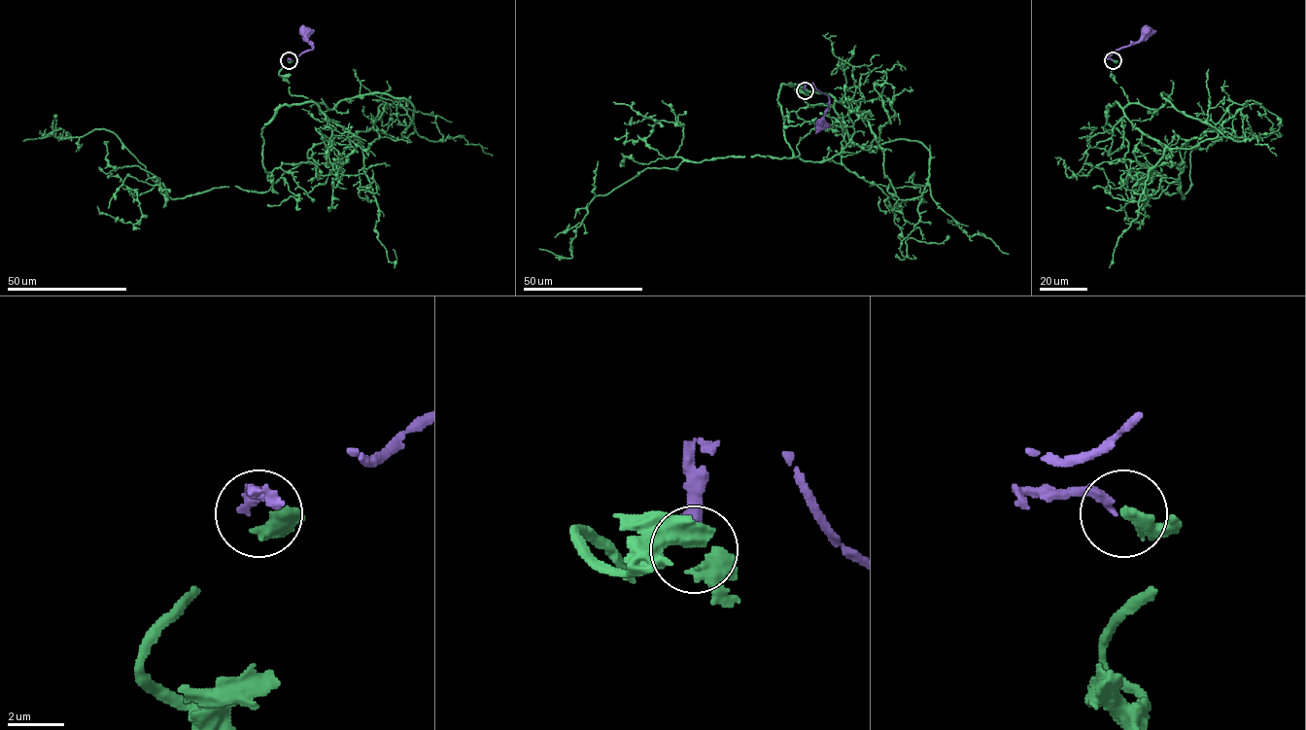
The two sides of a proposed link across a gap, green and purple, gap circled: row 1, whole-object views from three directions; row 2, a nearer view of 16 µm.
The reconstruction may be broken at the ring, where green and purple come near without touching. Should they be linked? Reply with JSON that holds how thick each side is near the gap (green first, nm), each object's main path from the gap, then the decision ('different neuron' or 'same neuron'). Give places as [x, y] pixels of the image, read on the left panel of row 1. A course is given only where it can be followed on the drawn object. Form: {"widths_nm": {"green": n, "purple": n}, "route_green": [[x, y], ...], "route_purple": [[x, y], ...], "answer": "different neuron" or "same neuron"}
{"widths_nm": {"green": 320, "purple": 320}, "route_green": [[290, 60], [289, 92], [318, 108], [283, 104], [263, 127], [267, 191], [169, 198], [104, 129], [23, 141]], "route_purple": [[289, 59], [312, 48], [305, 30]], "answer": "different neuron"}

